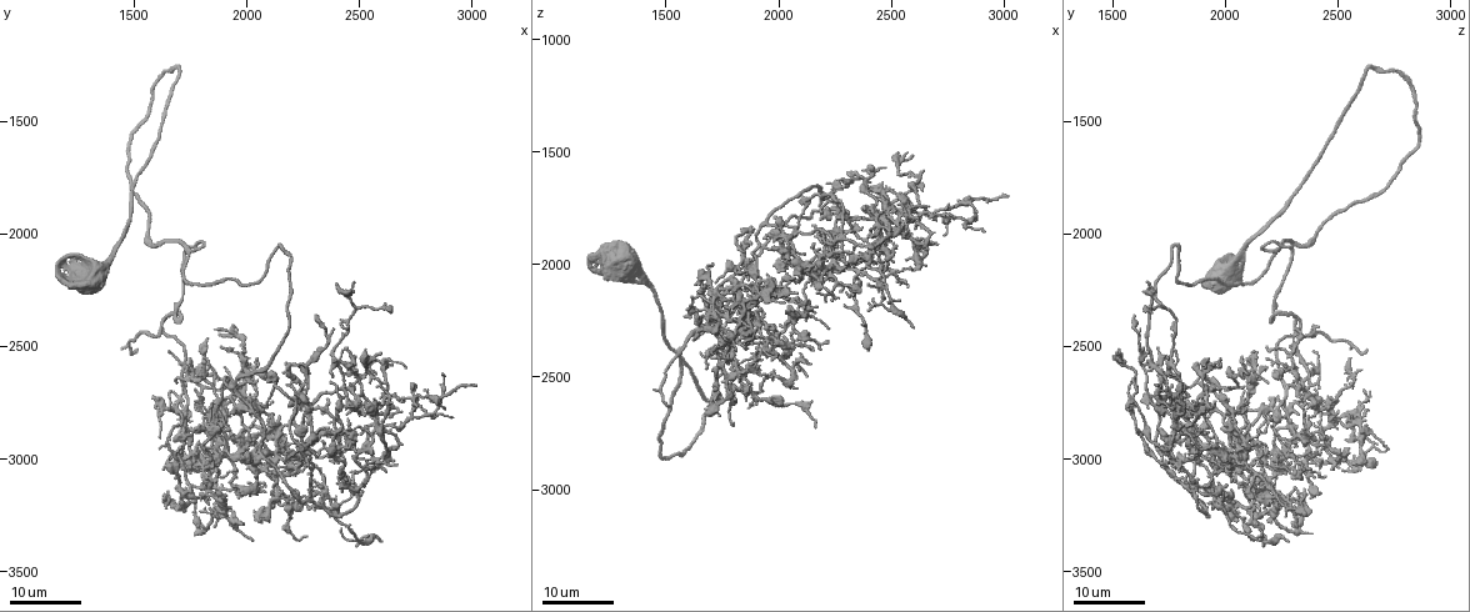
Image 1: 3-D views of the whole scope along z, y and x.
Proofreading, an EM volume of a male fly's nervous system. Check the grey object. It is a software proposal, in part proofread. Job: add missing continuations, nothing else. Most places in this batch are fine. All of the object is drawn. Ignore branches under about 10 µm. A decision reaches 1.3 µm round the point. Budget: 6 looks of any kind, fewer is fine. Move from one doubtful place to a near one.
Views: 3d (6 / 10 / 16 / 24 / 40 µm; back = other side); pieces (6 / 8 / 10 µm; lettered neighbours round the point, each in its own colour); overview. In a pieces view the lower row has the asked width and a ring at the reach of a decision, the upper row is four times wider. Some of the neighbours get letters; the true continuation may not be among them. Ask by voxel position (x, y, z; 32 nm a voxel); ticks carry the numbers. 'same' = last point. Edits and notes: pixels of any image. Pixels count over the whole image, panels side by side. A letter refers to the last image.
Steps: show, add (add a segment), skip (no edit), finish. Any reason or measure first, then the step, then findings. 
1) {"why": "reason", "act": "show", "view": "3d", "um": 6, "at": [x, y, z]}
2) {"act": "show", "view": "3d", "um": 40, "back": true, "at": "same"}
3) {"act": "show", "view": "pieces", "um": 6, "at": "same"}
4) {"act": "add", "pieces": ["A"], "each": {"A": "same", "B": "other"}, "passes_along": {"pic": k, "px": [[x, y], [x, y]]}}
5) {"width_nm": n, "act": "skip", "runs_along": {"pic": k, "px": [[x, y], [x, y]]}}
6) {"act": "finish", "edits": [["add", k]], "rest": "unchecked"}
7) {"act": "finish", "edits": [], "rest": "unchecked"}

{"why": "an open end", "act": "show", "view": "3d", "um": 24, "at": [1510, 2510, 2630]}

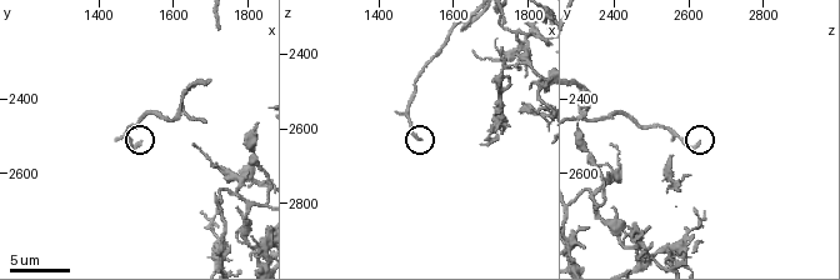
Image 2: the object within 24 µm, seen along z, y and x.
{"why": "see the neighbours", "act": "show", "view": "pieces", "um": 10, "at": [1510, 2520, 2630]}

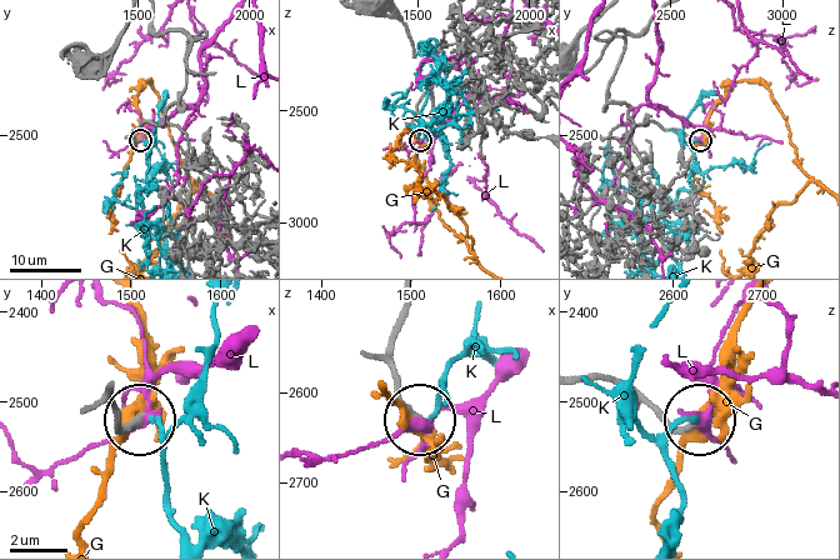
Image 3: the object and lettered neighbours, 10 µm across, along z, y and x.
{"act": "skip", "each": {"G": "other", "K": "other", "L": "other"}, "runs_along": {"pic": 3, "px": [[405, 306], [391, 371], [400, 400], [418, 419]]}, "found": "no lettered segment goes on from it"}

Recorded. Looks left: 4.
{"why": "an open end", "act": "show", "view": "3d", "um": 16, "at": [2170, 2570, 1870]}

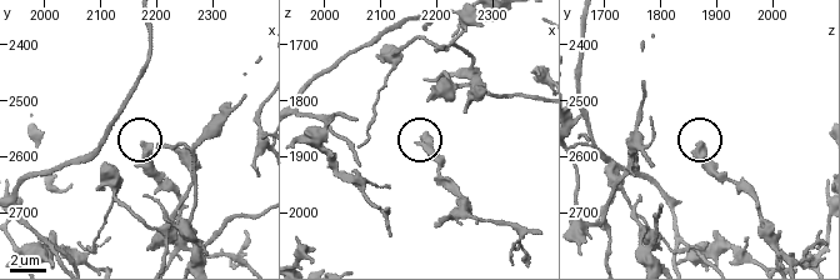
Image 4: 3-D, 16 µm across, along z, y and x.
{"act": "show", "view": "pieces", "um": 10, "at": [2180, 2575, 1870]}

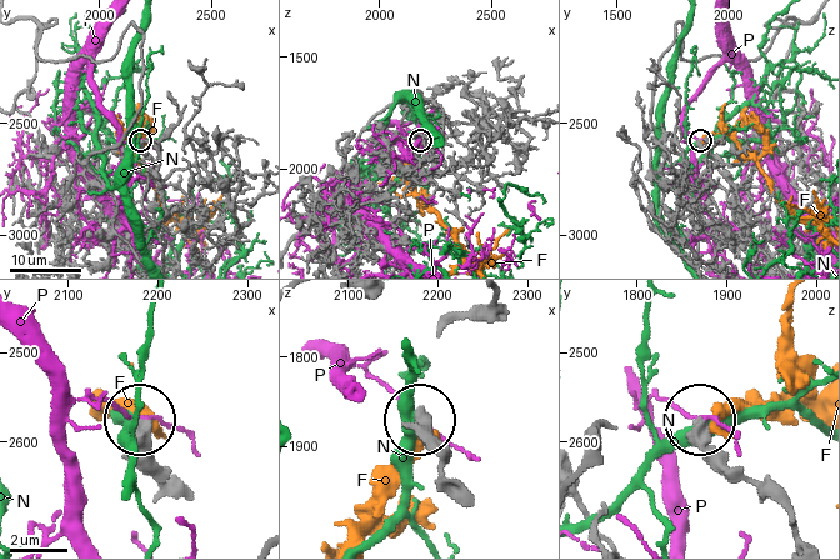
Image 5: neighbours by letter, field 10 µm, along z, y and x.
{"act": "skip", "each": {"F": "other", "N": "other", "P": "other"}, "runs_along": {"pic": 5, "px": [[178, 490], [151, 461], [141, 421]]}, "found": "no lettered segment goes on from it"}

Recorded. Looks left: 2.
{"act": "finish", "edits": [], "rest": "unchecked"}

